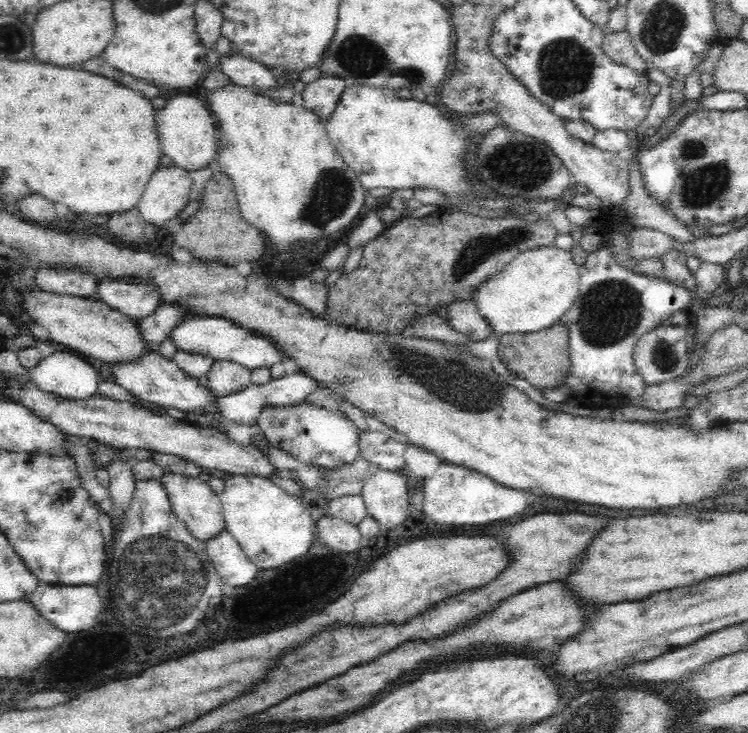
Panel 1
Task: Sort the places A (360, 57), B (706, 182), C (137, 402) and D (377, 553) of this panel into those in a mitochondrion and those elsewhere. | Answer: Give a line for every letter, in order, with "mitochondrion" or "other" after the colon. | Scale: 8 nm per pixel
A: mitochondrion
B: mitochondrion
C: other
D: other

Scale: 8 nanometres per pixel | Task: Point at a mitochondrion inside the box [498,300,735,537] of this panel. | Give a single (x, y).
(663, 356)

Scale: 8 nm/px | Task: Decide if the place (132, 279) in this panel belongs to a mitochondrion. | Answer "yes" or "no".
no

